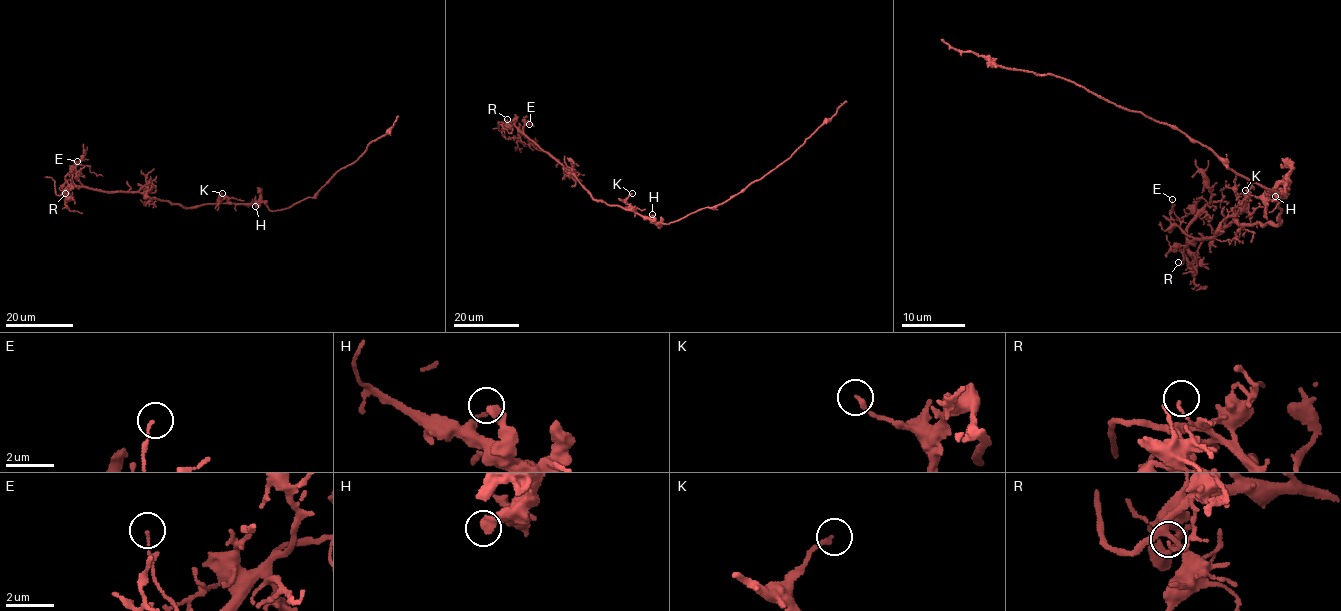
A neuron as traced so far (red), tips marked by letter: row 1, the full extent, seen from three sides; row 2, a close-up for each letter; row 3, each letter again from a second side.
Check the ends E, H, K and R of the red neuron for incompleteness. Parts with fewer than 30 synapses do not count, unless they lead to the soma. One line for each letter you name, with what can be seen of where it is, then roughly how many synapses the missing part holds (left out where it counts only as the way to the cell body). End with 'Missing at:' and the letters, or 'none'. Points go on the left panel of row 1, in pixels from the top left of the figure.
Missing at: none

